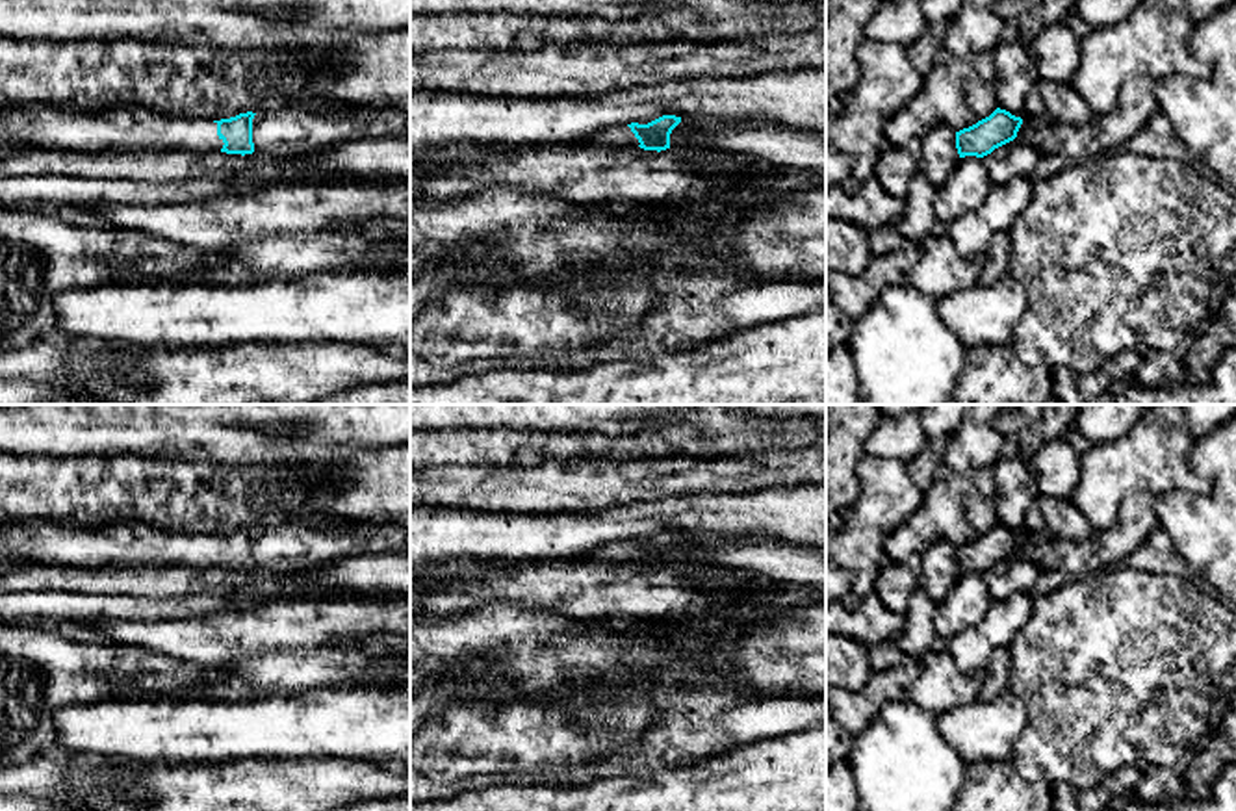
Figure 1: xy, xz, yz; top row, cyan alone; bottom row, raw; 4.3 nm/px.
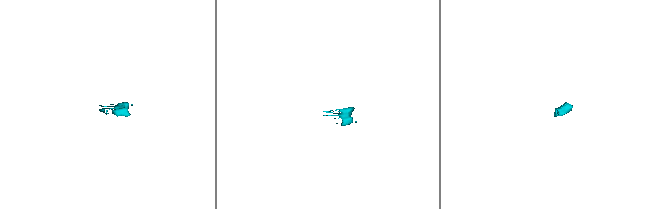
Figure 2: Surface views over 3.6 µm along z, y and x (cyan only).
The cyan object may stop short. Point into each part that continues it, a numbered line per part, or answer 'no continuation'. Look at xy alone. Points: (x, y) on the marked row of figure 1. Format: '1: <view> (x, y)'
1: xy (47, 127)
2: xy (288, 132)

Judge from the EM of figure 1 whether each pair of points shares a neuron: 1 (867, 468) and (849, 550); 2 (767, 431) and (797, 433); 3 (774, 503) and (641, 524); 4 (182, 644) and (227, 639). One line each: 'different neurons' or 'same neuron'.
1: same neuron
2: same neuron
3: same neuron
4: same neuron

